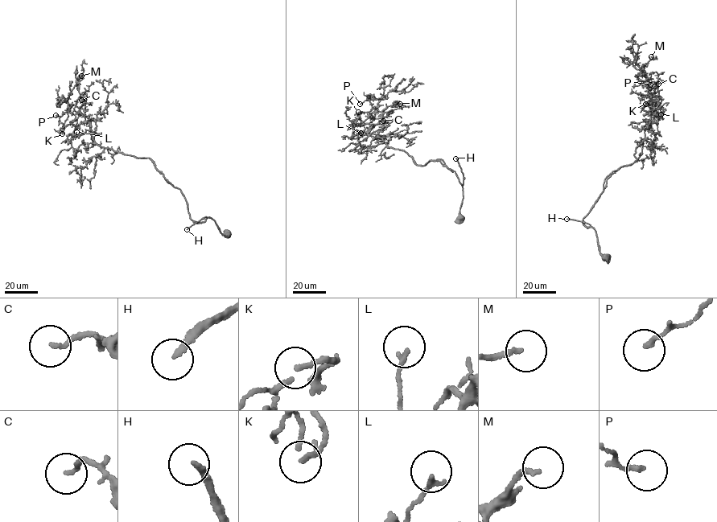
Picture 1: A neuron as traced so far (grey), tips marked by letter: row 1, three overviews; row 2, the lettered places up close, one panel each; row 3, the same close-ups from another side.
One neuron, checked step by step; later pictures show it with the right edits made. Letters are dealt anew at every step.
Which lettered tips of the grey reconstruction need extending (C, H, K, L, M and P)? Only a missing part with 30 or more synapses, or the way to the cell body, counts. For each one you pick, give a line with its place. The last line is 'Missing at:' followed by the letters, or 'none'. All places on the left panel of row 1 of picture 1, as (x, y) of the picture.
H: at (187, 229)
M: at (81, 76)
Missing at: H, M

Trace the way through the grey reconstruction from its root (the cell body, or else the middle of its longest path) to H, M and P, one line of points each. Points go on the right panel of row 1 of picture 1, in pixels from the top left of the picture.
H: (606, 257), (600, 252), (595, 229), (587, 223), (566, 219)
M: (606, 257), (583, 218), (611, 175), (636, 159), (652, 104), (643, 69), (651, 56)
P: (606, 257), (583, 218), (611, 175), (636, 159), (652, 104), (651, 82), (638, 74), (640, 84), (650, 84)

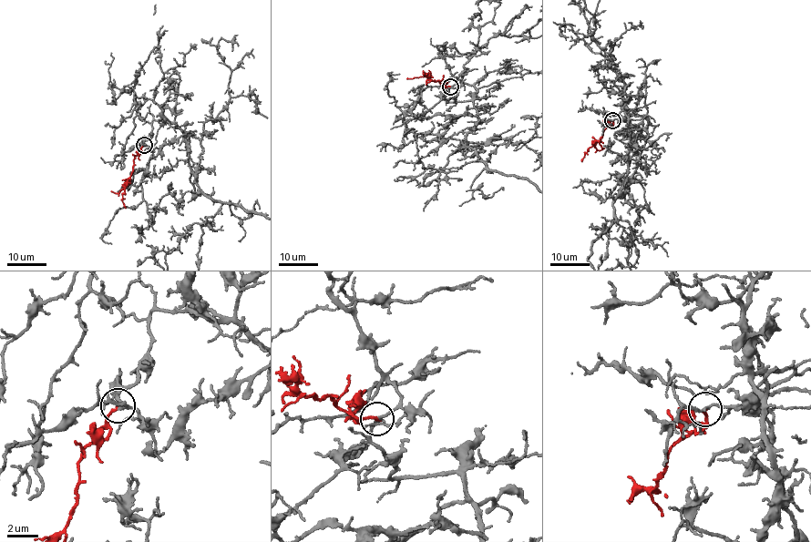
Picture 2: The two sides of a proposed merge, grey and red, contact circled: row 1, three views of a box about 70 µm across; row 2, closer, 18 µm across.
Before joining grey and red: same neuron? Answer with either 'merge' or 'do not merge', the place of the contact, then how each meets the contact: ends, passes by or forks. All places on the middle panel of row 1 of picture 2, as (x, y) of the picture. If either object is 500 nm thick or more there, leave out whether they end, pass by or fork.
merge; place (450, 86); grey passes by; red ends

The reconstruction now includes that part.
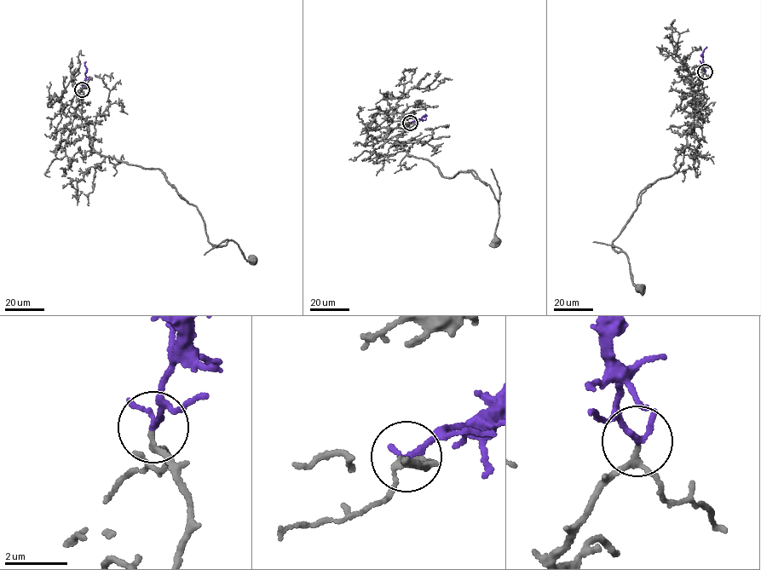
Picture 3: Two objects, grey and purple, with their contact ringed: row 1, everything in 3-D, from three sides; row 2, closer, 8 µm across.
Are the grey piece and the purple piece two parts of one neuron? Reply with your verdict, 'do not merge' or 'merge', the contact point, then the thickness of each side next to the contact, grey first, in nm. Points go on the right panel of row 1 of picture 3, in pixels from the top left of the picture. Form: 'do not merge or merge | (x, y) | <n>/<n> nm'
merge | (705, 71) | 140/160 nm

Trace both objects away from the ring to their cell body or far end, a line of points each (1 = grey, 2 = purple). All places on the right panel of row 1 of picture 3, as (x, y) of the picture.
1: (705, 72), (677, 170), (642, 193), (612, 241), (640, 288)
2: (705, 71), (702, 53), (706, 47)

